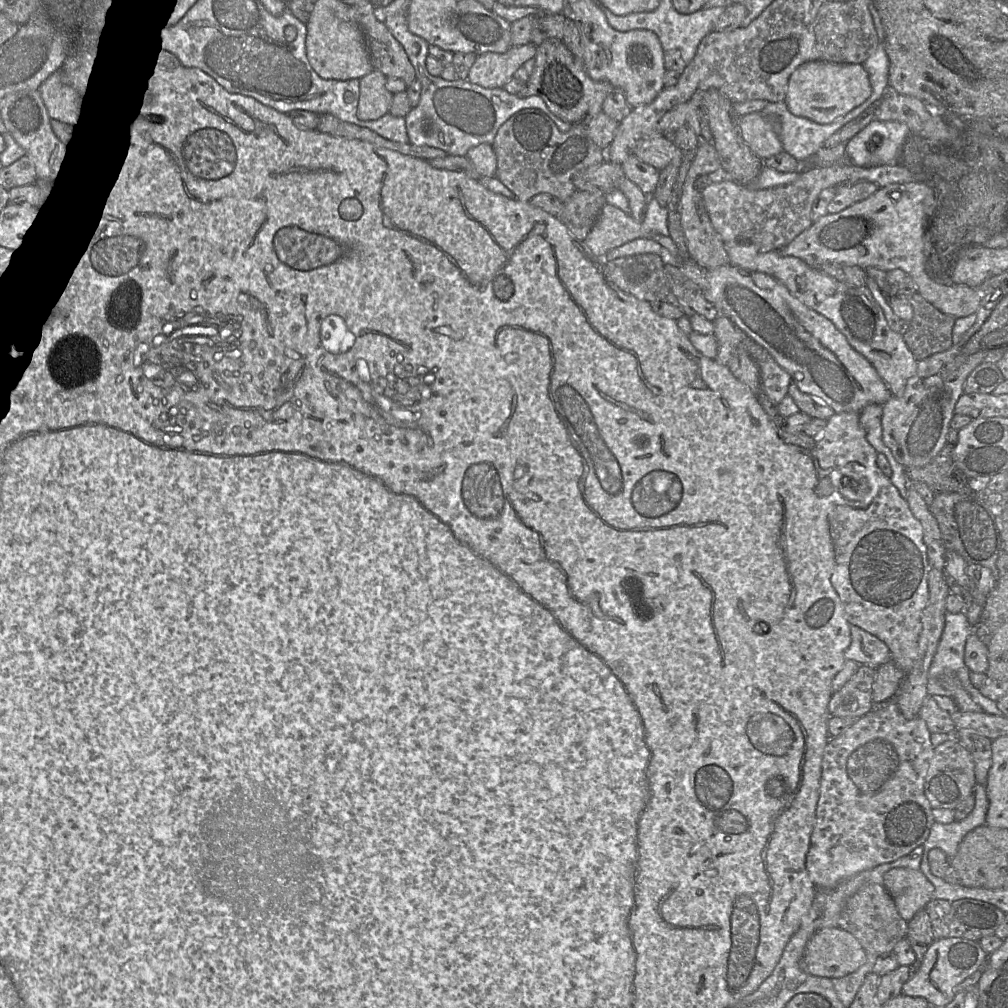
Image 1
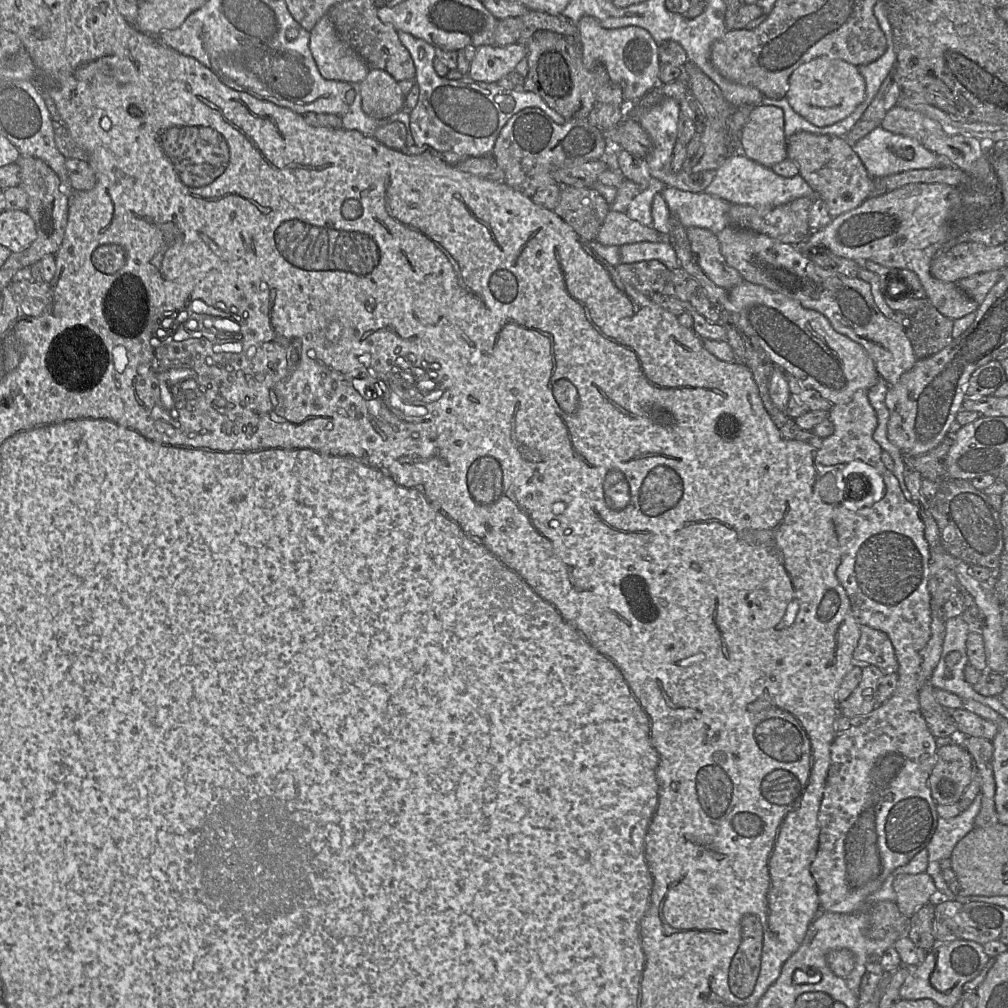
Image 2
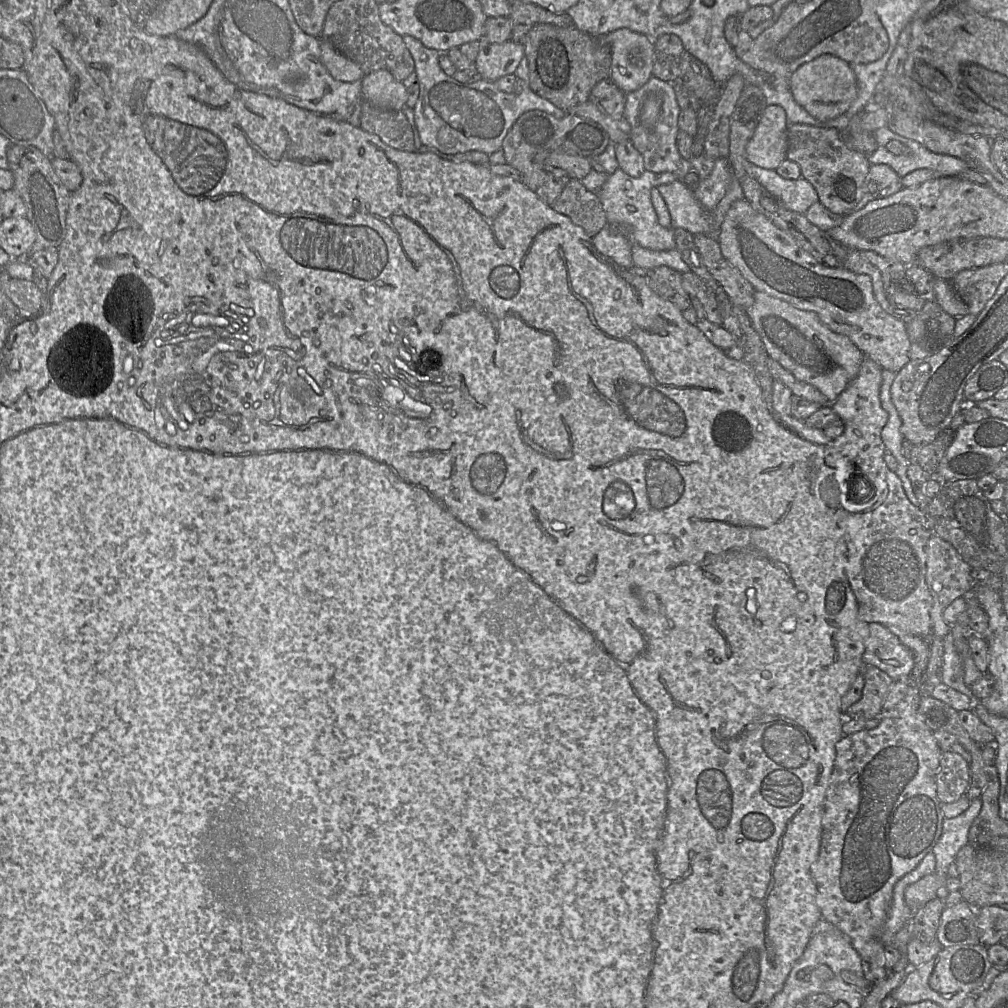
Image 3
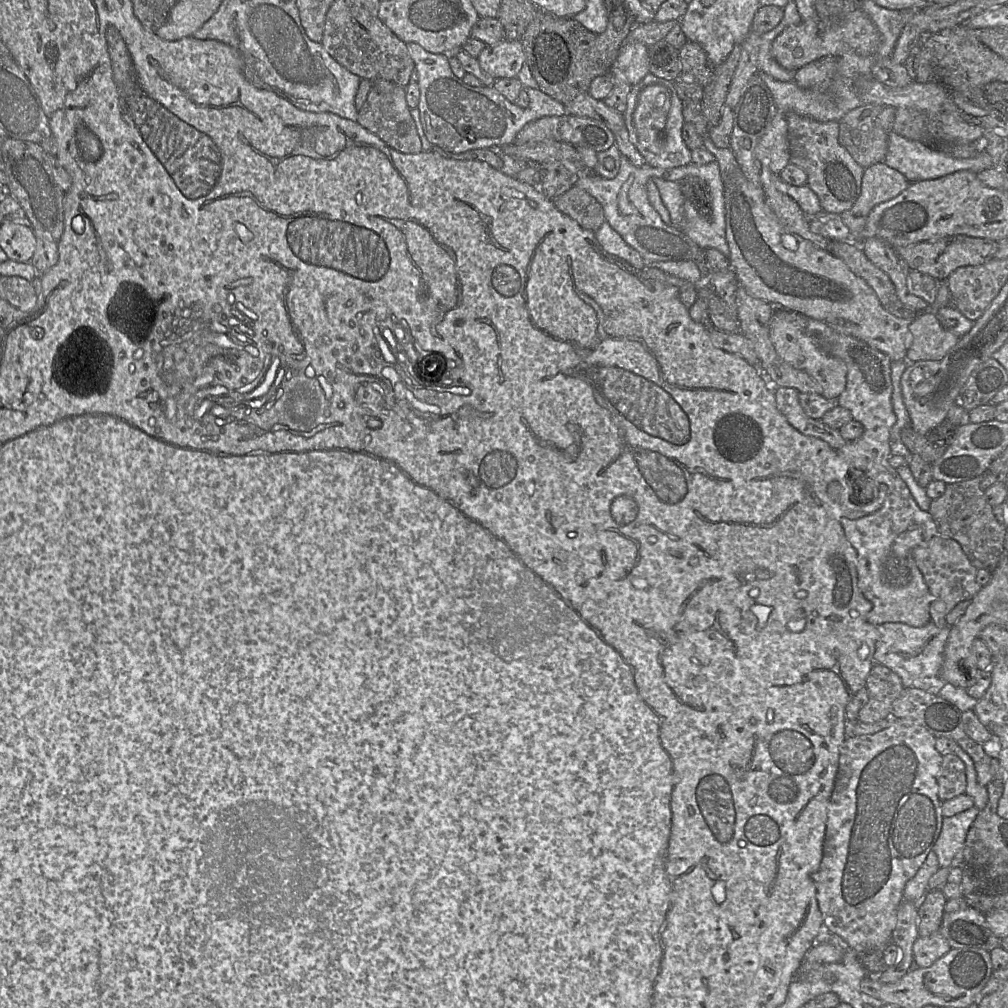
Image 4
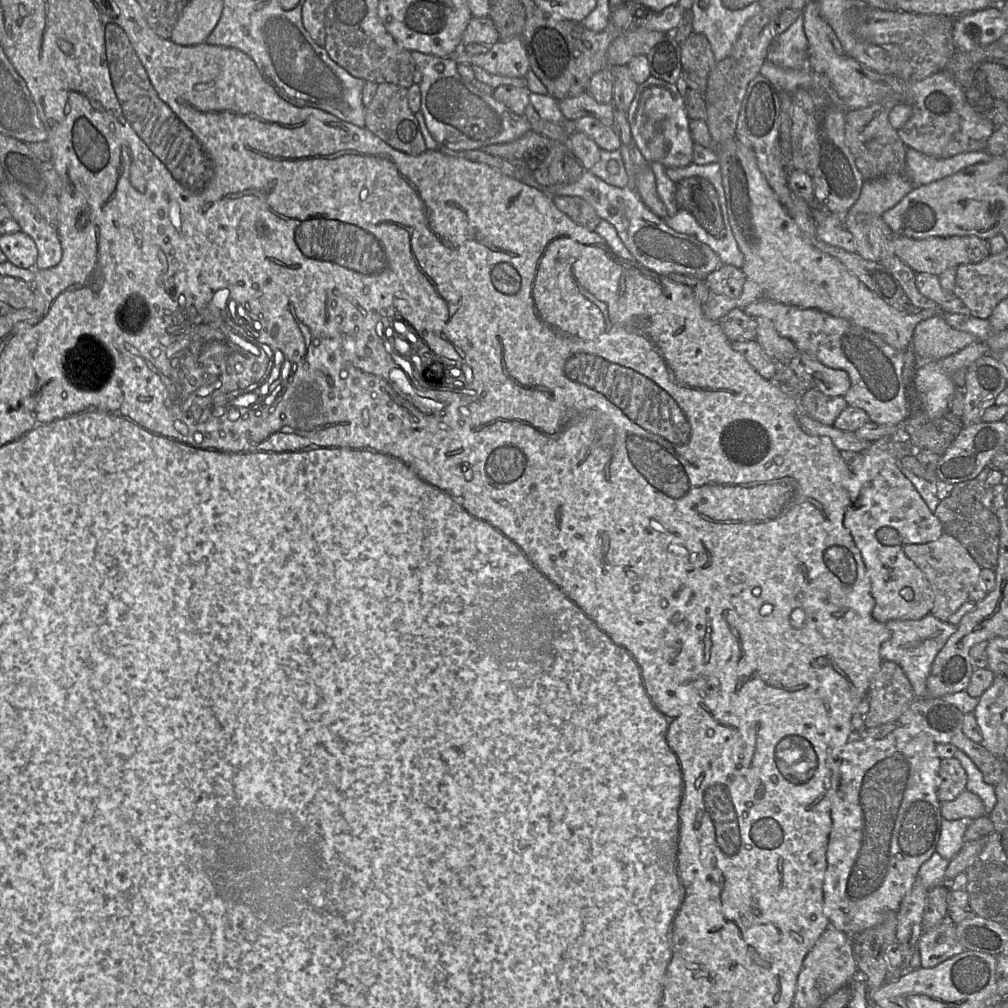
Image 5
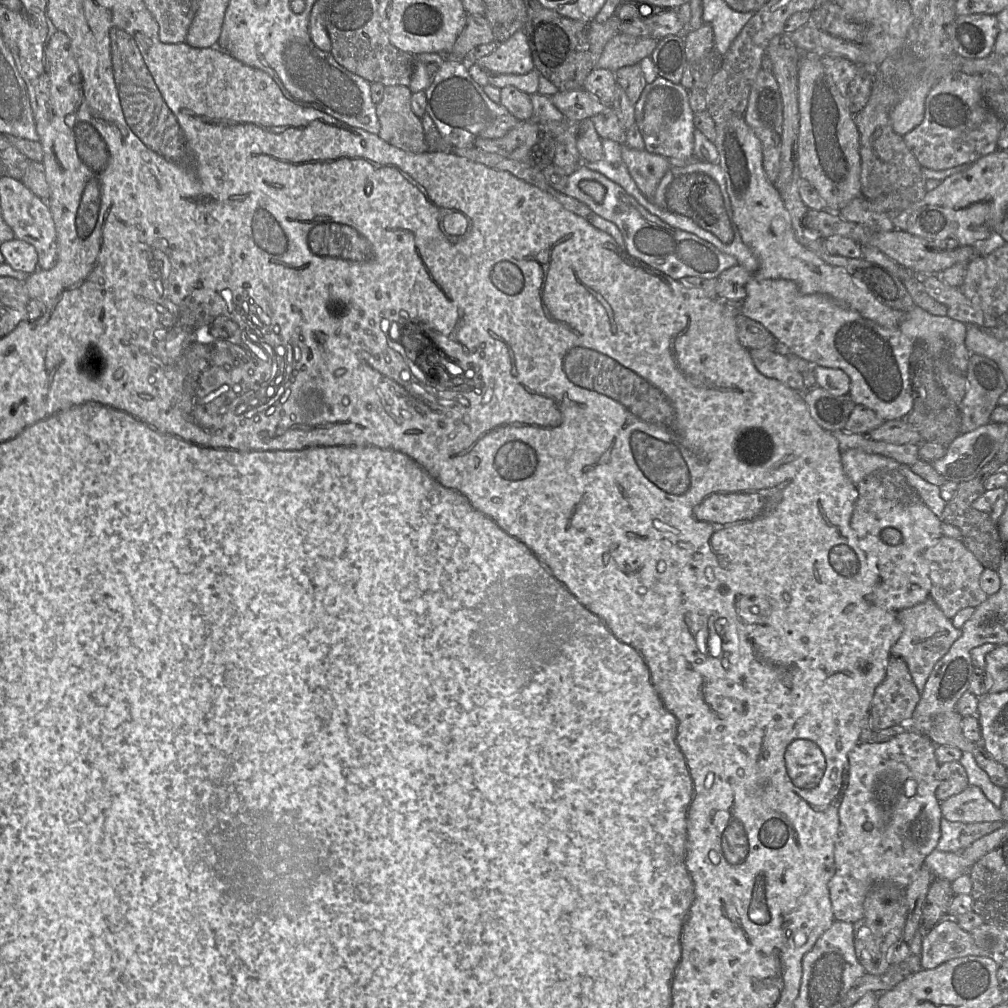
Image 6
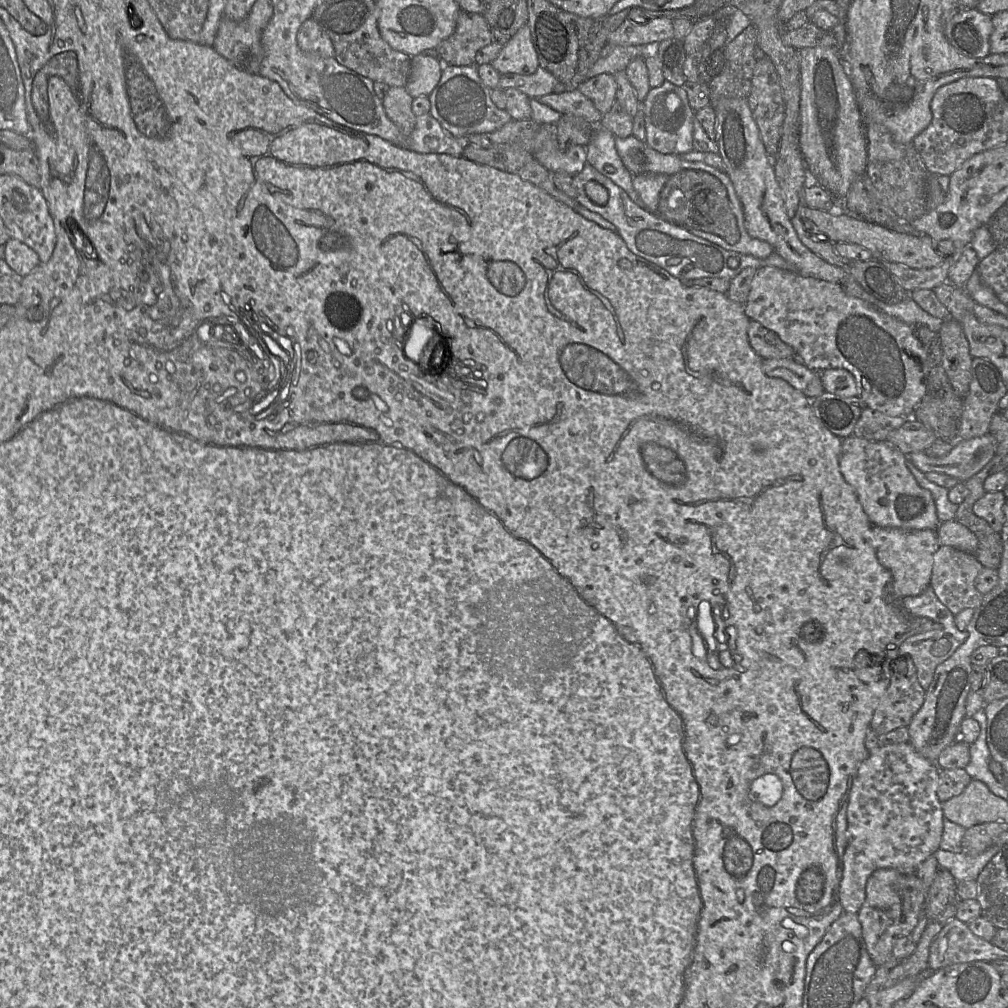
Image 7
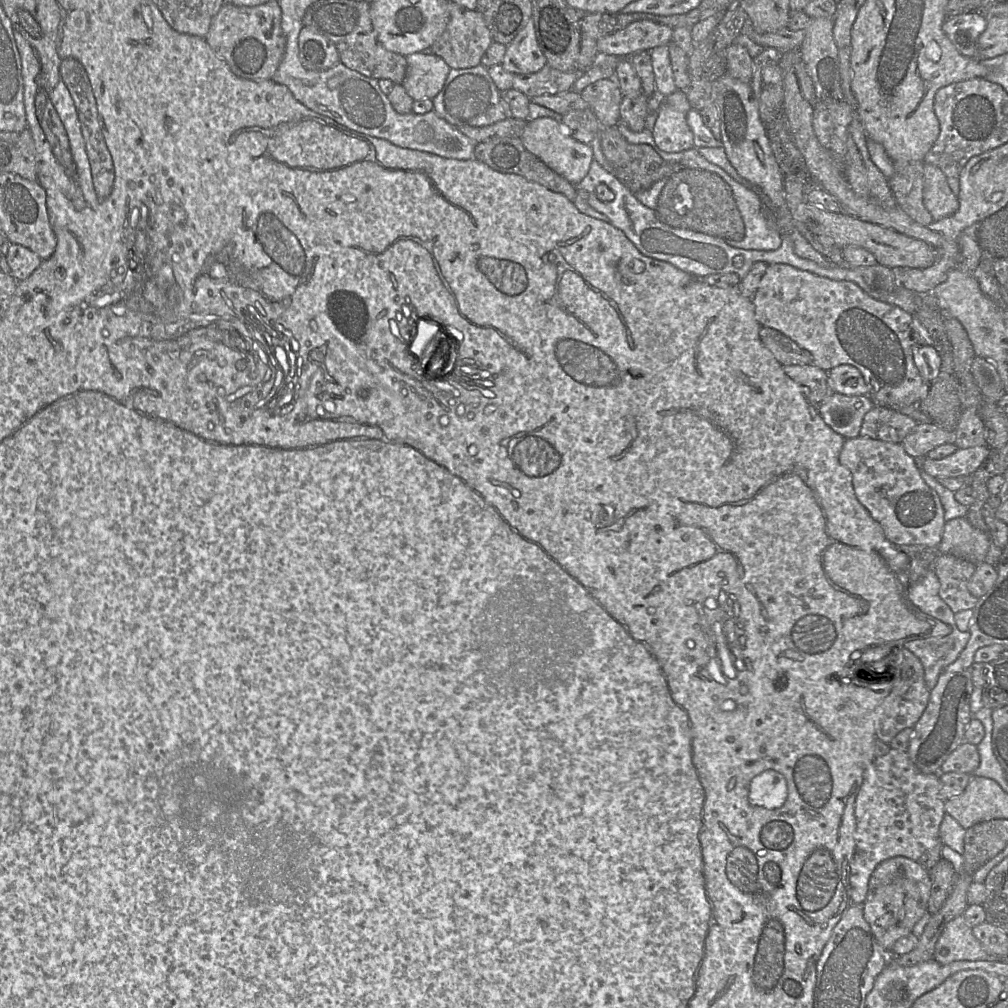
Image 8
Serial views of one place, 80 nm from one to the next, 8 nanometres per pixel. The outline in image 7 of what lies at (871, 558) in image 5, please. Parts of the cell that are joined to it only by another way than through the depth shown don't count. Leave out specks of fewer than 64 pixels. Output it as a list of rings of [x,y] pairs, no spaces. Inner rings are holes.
[[[873,525],[870,545],[875,550],[881,566],[890,571],[894,591],[899,597],[918,596],[930,586],[933,557],[940,546],[937,530],[902,530]]]

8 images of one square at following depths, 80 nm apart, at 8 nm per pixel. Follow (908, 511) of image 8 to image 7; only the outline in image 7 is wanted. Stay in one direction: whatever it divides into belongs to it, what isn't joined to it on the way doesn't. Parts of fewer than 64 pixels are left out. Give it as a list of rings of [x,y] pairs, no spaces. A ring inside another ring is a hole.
[[[851,435],[842,439],[840,454],[840,471],[845,480],[854,488],[855,493],[873,525],[882,528],[897,528],[902,530],[937,530],[940,521],[932,494],[921,487],[906,466],[907,457],[895,445],[885,441],[870,441]]]

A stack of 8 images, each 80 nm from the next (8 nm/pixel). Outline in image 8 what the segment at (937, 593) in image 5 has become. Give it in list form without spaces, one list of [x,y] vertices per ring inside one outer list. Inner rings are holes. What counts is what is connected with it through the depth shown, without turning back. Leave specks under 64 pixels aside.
[[[939,553],[933,570],[939,580],[939,596],[953,613],[974,609],[978,598],[968,590],[968,581],[977,564],[951,554]]]

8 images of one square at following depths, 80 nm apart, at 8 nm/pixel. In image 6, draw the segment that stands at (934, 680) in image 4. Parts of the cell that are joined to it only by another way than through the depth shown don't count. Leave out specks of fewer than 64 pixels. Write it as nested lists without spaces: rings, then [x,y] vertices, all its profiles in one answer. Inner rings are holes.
[[[930,597],[922,603],[898,611],[897,619],[903,625],[903,632],[891,647],[891,657],[901,657],[905,660],[913,682],[922,694],[934,665],[949,651],[961,636],[962,630],[953,626],[951,619],[944,615]]]

